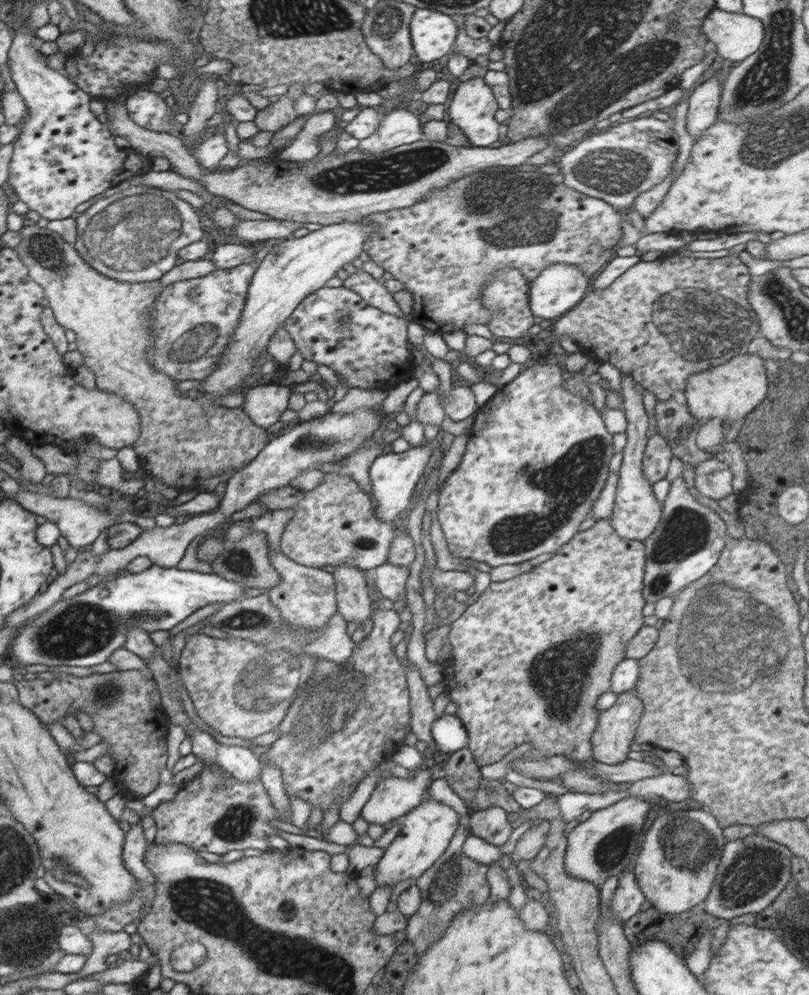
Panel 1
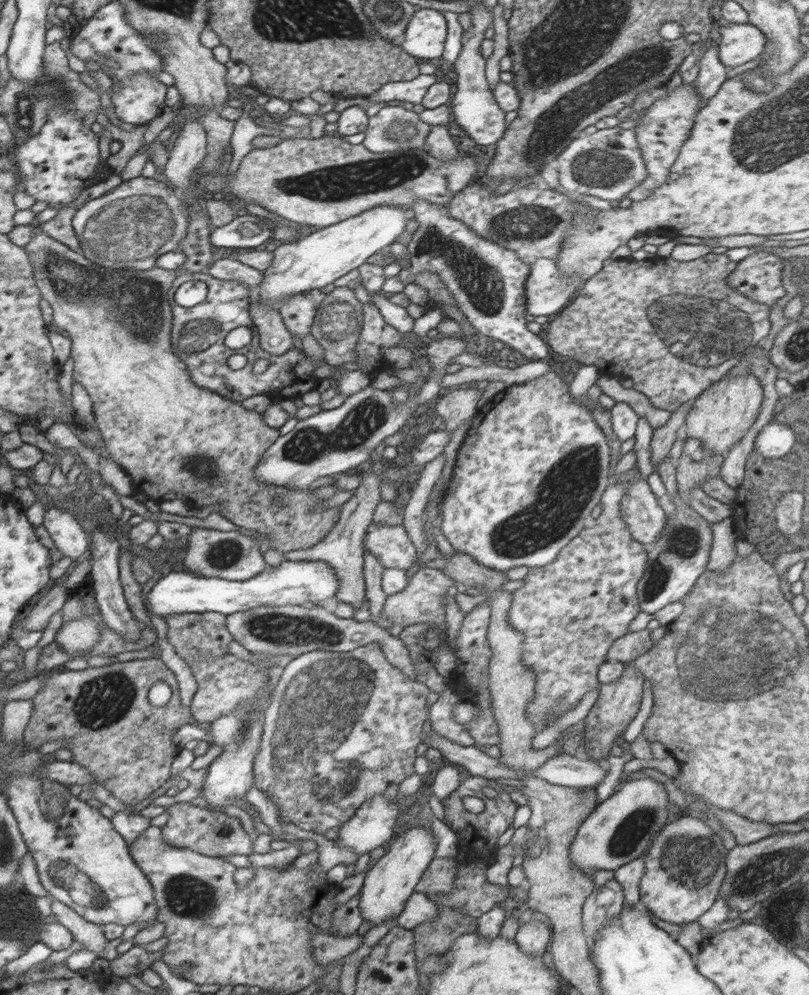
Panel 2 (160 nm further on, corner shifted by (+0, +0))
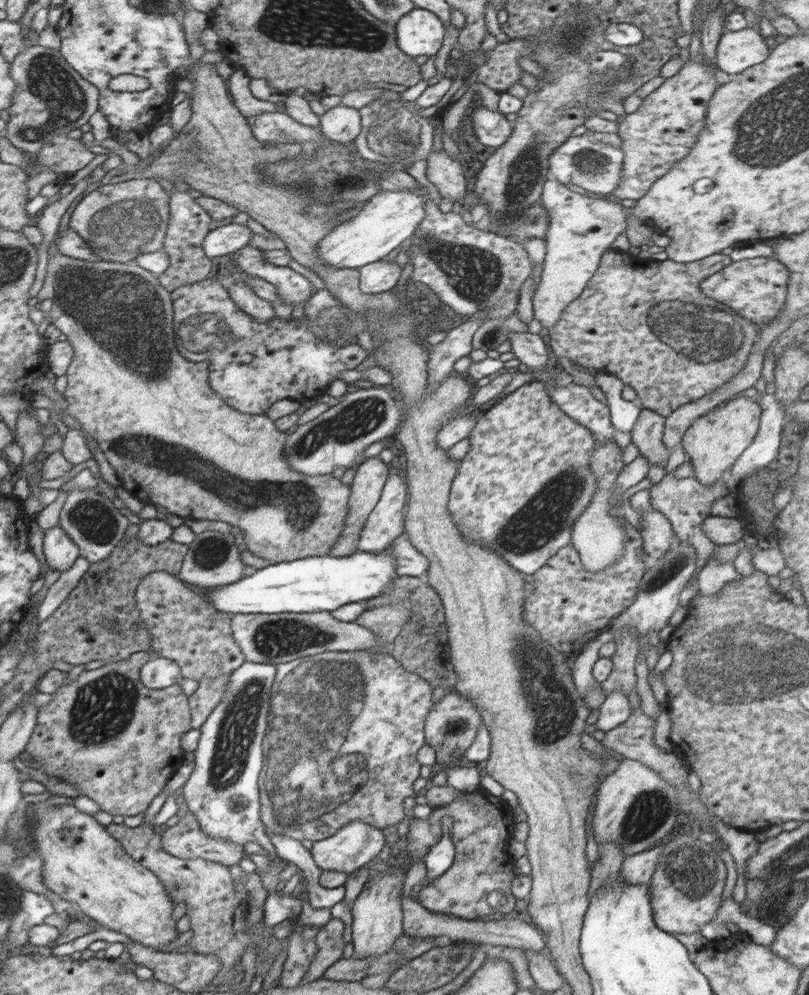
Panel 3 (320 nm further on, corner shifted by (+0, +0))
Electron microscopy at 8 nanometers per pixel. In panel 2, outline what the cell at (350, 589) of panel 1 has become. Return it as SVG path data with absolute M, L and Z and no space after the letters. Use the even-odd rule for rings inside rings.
M373 469L360 473L361 484L352 490L353 495L341 506L339 519L333 530L318 544L304 550L291 550L283 553L288 561L317 561L327 562L337 574L339 589L335 597L342 602L354 605L357 610L365 598L365 578L363 571L363 542L368 527L372 524L374 509L382 502L380 484L384 482L381 469Z

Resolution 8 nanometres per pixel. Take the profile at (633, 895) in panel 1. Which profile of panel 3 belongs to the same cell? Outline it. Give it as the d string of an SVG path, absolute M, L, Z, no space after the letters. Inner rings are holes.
M661 843L652 849L626 857L621 867L623 881L626 884L647 885L654 875L654 869L656 869L663 850L665 850L662 845L664 844Z

